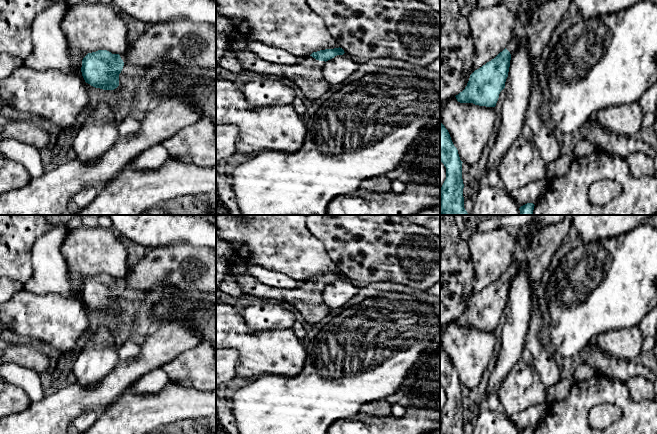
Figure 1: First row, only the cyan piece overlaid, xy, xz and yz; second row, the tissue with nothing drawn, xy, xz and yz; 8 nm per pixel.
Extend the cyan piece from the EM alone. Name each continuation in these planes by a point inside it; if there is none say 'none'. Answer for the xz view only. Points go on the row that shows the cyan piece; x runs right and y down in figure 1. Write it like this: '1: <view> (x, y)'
1: xz (308, 75)

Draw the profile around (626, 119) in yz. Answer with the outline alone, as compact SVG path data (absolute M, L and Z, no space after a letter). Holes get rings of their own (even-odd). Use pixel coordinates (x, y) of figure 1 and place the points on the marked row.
M639 102L609 106L597 112L597 120L602 126L627 137L641 136L642 119Z

